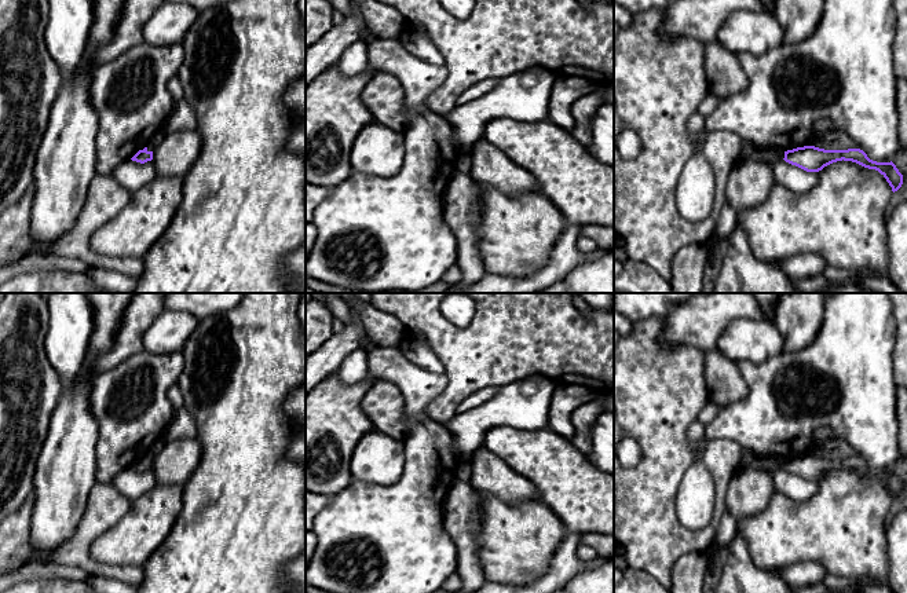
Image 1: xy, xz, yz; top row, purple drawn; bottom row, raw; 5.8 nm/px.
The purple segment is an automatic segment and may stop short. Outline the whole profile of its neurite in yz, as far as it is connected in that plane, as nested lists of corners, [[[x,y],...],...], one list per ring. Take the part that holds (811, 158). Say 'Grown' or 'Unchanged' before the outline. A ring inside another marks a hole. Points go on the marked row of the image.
Grown. [[[742,142],[742,160],[746,158],[757,160],[761,162],[785,160],[786,162],[796,165],[807,172],[819,172],[824,166],[844,160],[856,162],[868,169],[878,171],[886,179],[893,193],[897,191],[903,184],[903,175],[892,161],[873,161],[860,149],[824,150],[815,146],[804,146],[787,151],[778,151],[772,149],[761,149],[747,142]]]

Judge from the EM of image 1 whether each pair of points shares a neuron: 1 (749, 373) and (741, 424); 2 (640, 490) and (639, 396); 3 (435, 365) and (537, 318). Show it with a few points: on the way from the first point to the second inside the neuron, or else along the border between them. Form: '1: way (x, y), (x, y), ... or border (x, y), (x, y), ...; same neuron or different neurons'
1: way (754, 385), (753, 412); same neuron
2: way (651, 467), (651, 420); same neuron
3: border (421, 336), (443, 366), (445, 373); different neurons

